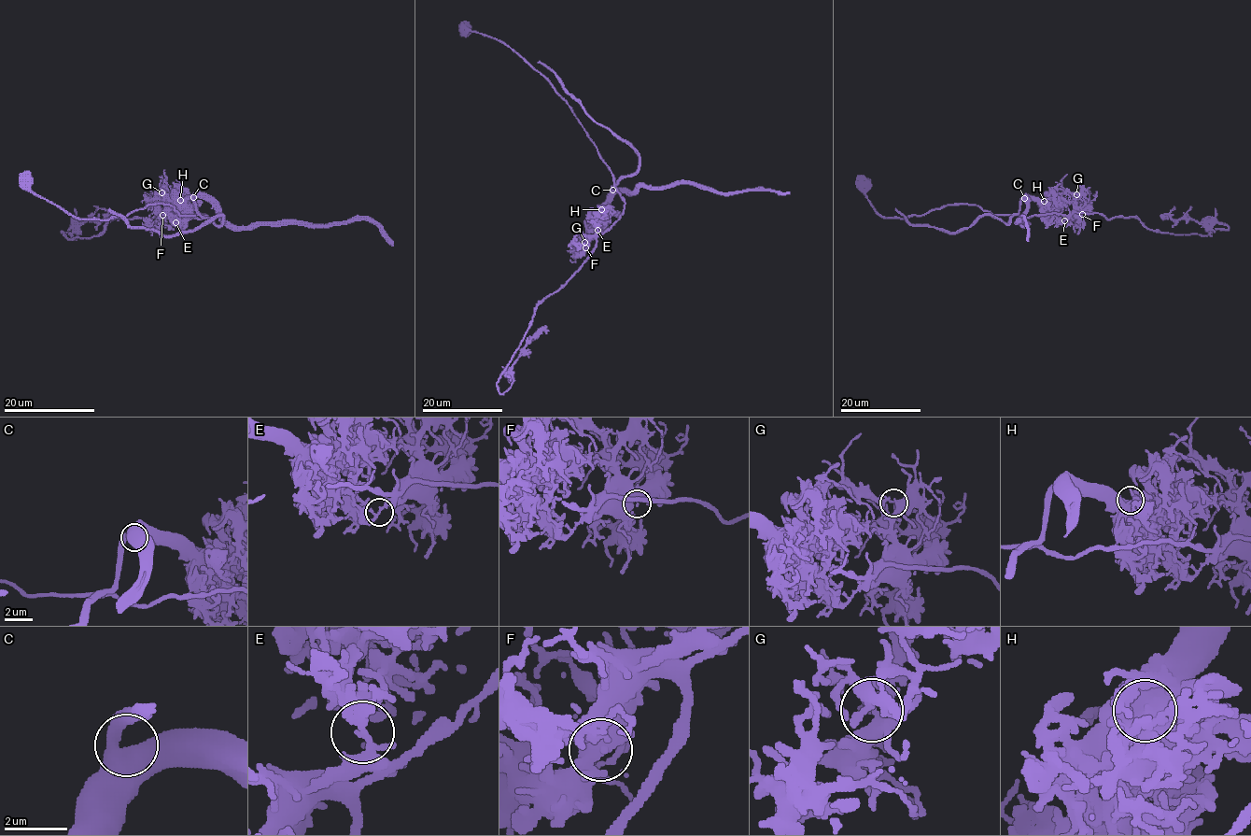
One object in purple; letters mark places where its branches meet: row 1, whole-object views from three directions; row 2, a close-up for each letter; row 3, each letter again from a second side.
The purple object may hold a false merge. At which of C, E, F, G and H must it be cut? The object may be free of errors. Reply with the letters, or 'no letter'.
E

